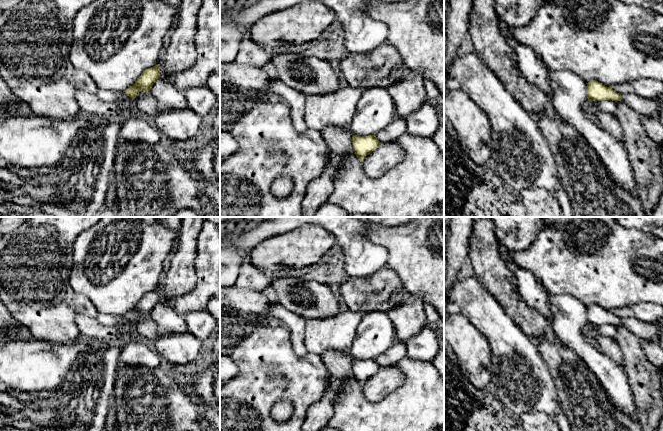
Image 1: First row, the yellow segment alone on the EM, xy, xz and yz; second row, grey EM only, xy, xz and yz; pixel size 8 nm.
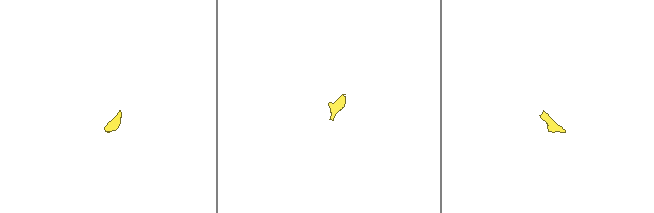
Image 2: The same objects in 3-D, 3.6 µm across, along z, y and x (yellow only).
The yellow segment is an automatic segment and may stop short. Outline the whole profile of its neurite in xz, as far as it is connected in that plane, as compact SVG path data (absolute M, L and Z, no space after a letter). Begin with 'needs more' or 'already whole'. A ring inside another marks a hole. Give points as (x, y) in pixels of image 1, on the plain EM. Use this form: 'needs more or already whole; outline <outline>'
already whole; outline M353 359L352 361L353 376L360 386L362 386L368 378L375 375L380 368L381 366L377 363L376 359Z

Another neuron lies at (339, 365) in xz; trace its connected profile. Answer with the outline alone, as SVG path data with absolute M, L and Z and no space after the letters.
M324 352L321 356L329 375L329 395L335 400L346 383L349 373L353 373L351 354L339 352Z

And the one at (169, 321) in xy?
M160 299L152 310L152 319L157 324L158 338L188 332L184 317L177 312L171 301Z

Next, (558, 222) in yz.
M541 217L543 220L544 228L555 226L556 228L562 228L568 221L574 217Z

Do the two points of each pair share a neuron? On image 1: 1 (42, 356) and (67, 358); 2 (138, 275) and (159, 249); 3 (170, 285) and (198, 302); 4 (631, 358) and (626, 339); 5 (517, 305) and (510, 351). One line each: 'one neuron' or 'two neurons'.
1: one neuron
2: one neuron
3: two neurons
4: one neuron
5: two neurons

